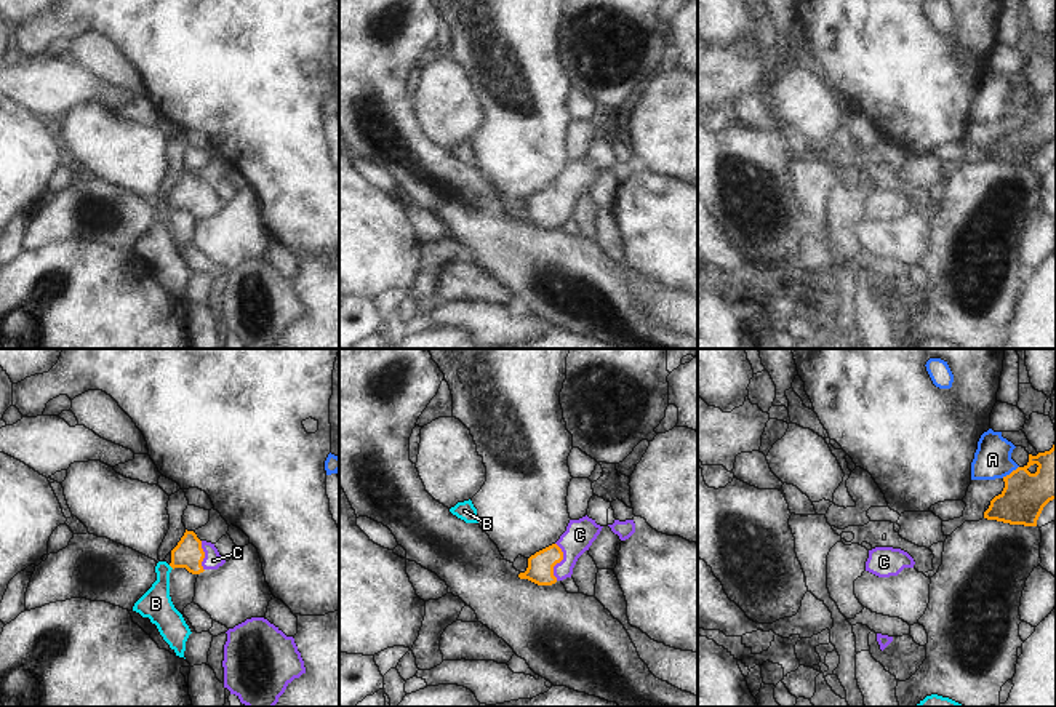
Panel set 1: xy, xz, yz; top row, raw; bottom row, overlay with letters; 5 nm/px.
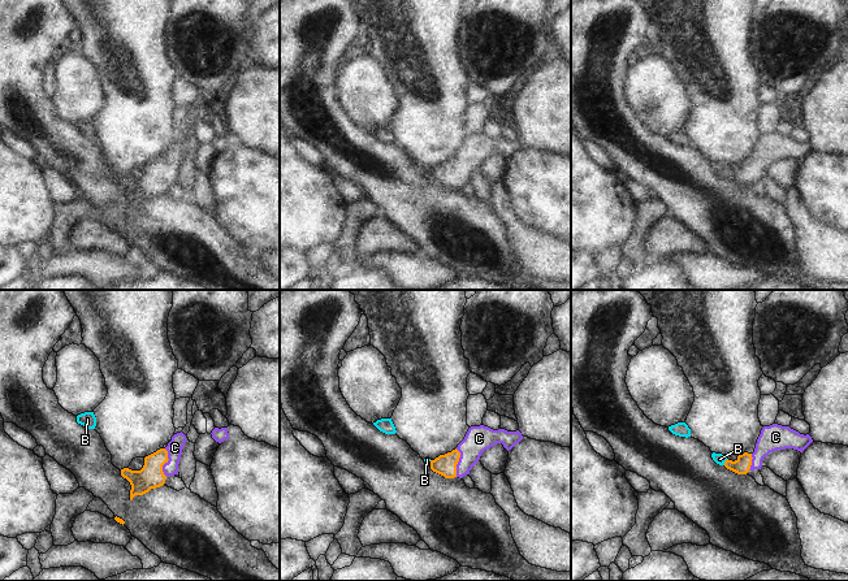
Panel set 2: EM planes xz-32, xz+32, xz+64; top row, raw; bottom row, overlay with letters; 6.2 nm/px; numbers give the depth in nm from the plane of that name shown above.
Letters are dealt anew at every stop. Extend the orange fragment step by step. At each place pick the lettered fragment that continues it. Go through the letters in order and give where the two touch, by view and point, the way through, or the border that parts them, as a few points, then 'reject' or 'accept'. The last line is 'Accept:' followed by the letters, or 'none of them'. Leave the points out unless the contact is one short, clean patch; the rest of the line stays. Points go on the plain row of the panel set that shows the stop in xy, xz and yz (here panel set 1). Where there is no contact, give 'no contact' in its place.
A: meets orange in yz at (1012, 114); border along yz (1018, 107), (1002, 119); reject
B: meets orange in xy at (172, 208); border along xy (168, 207), (173, 210); reject
C: meets orange in xz at (559, 203); runs through xz (540, 211), (559, 203), (580, 176); accept
Accept: C

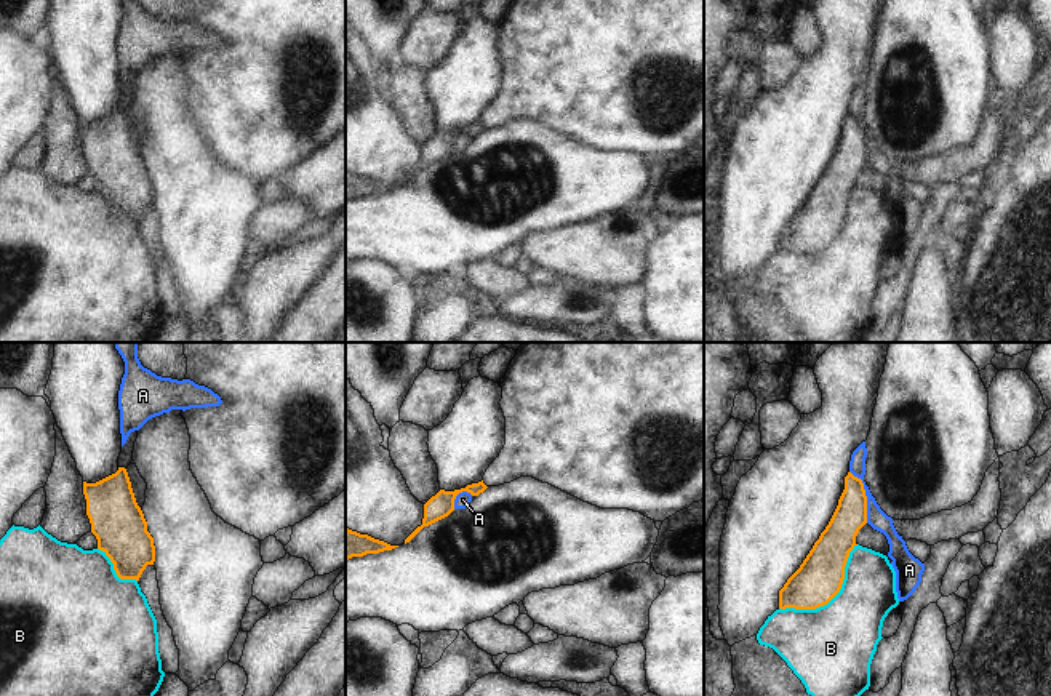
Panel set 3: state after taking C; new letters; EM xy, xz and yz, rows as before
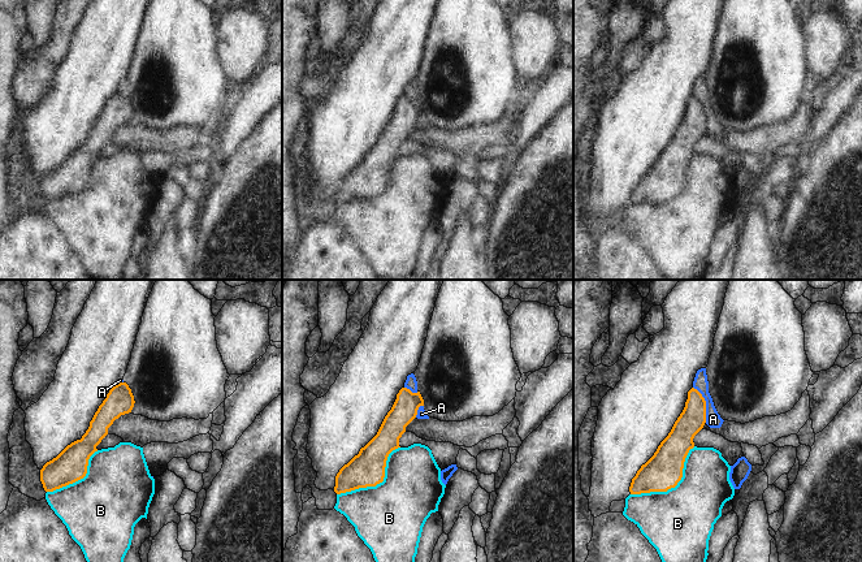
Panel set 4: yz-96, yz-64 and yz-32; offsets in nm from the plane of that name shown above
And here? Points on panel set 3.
A: meets orange in yz at (866, 138); border along yz (850, 112), (863, 125), (867, 164); reject
B: meets orange in yz at (832, 239); reject
Accept: none of them

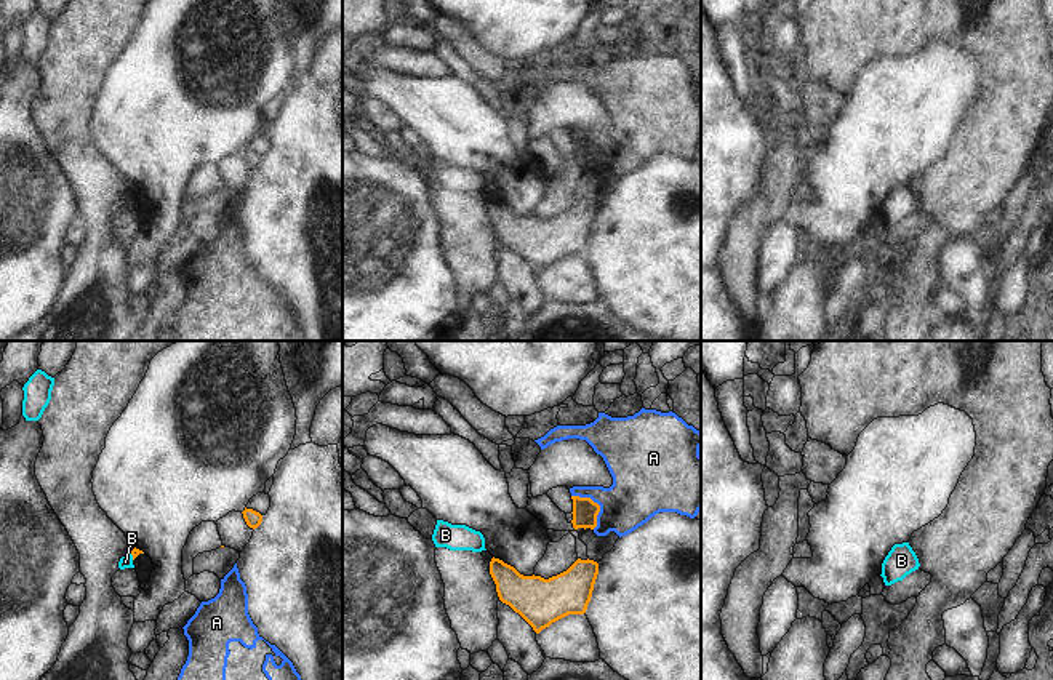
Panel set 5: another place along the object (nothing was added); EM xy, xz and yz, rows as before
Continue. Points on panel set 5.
A: meets orange in xz at (597, 146); border along xz (572, 136), (591, 140), (599, 148), (597, 167), (594, 170); reject
B: meets orange in xy at (132, 196); border along xy (130, 194), (133, 200); reject
Accept: none of them

